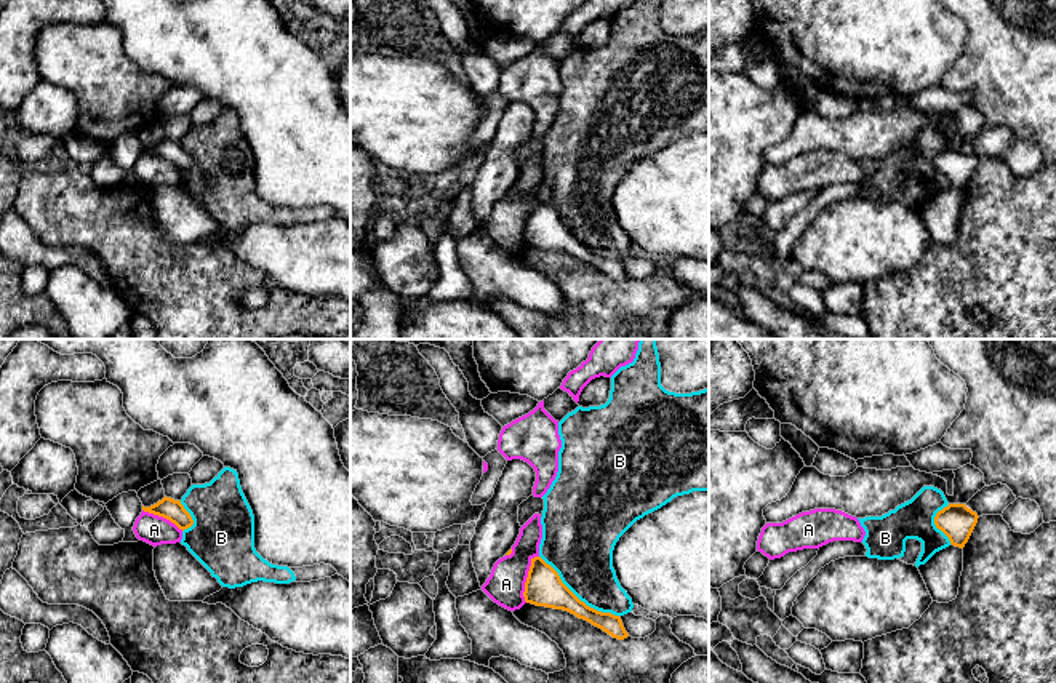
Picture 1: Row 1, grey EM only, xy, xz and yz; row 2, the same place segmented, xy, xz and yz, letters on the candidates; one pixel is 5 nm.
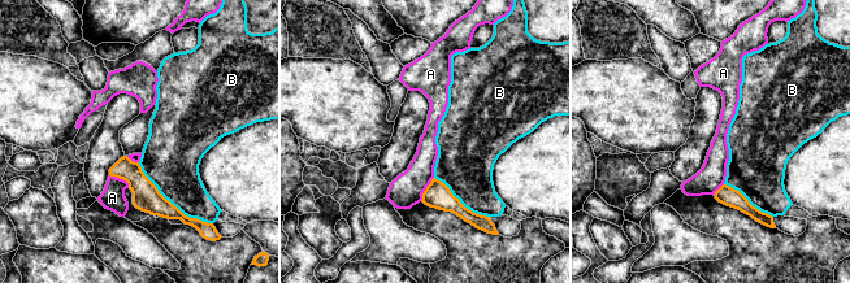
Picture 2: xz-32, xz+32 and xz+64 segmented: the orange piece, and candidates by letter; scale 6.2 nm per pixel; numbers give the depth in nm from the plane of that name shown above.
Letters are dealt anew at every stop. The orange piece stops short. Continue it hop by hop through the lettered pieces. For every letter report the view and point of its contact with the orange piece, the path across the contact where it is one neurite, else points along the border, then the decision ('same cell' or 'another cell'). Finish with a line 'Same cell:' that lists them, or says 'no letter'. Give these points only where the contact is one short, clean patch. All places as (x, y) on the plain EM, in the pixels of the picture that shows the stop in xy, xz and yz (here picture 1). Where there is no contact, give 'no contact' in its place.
A: contact xz (527, 219); border xz (538, 197), (532, 202), (525, 224), (525, 243); another cell
B: contact xz (576, 239); another cell
Same cell: no letter

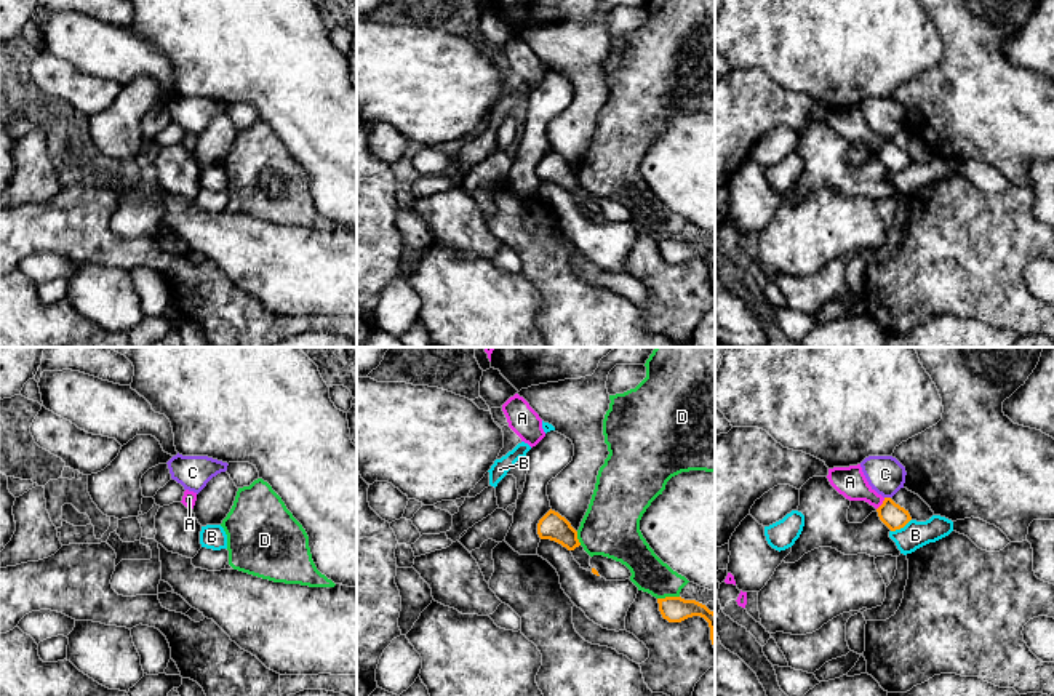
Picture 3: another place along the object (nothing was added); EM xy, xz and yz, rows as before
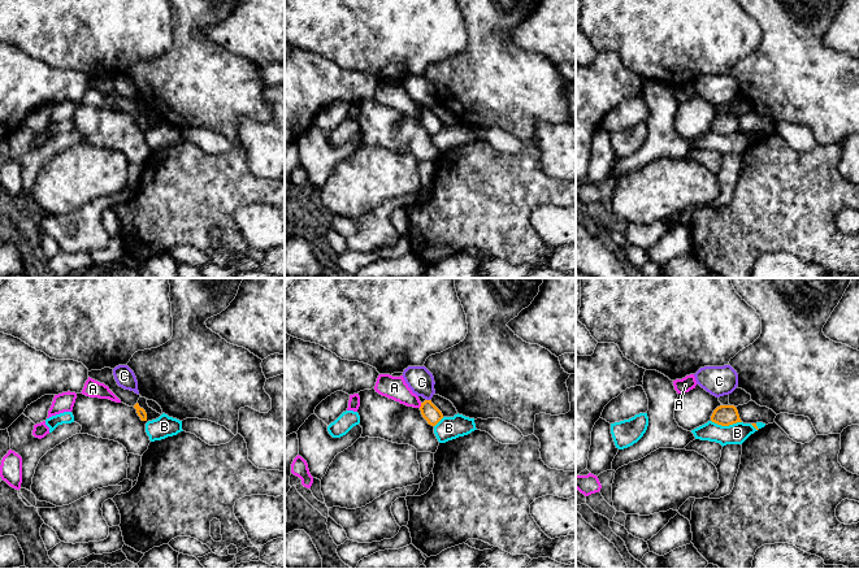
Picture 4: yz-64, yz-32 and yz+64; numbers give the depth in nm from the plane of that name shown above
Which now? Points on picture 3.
A: contact yz (882, 146); border yz (885, 140), (877, 151); another cell
B: contact yz (901, 168); border yz (910, 160), (891, 173); another cell
C: contact yz (888, 140); another cell
D: contact xz (667, 239); another cell
Same cell: no letter

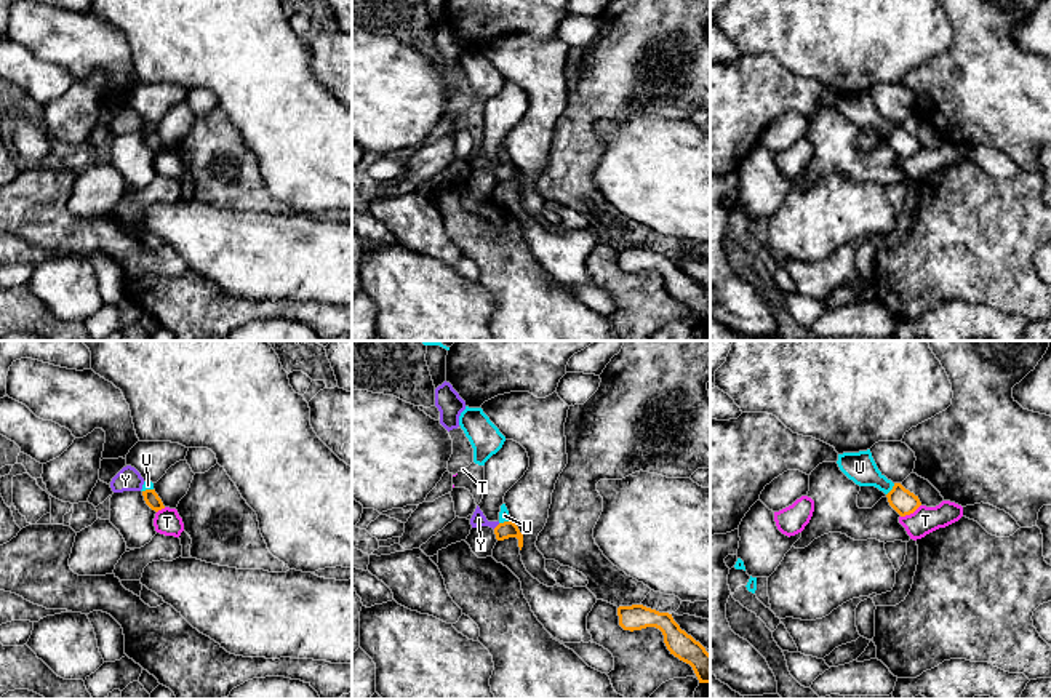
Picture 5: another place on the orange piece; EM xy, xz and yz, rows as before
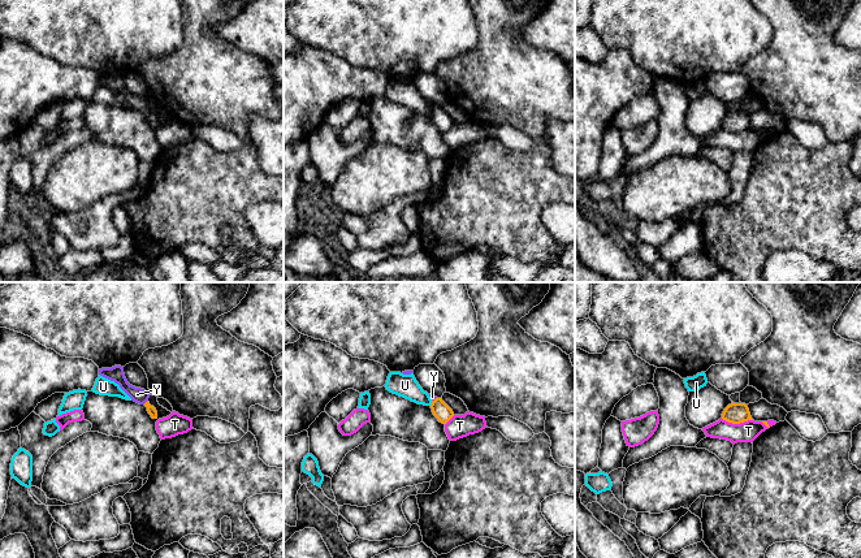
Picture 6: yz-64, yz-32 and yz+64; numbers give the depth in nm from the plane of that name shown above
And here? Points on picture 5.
T: contact yz (911, 154); border yz (920, 146), (901, 159); another cell
U: contact yz (891, 131); border yz (895, 125), (887, 136); another cell
Y: contact xz (498, 167); way xz (506, 171), (498, 167), (479, 160); same cell
Same cell: Y

